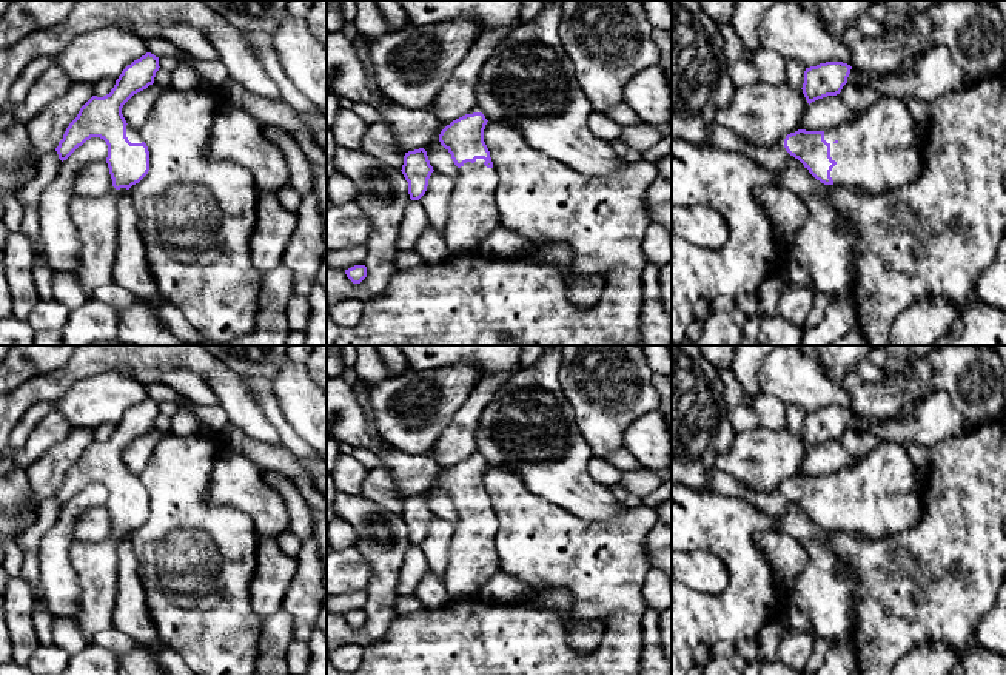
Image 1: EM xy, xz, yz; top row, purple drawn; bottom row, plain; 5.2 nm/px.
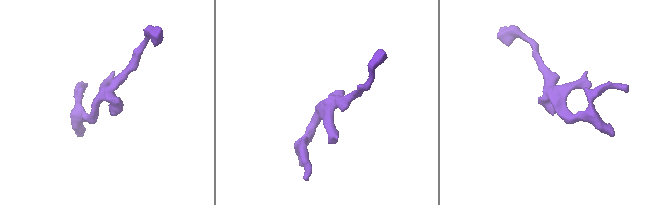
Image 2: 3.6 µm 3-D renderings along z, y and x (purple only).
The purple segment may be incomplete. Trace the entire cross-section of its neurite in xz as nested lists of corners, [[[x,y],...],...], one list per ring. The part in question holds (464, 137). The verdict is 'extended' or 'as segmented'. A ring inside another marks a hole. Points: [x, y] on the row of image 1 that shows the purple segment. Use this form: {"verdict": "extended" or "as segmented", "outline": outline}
{"verdict": "extended", "outline": [[[482,112],[465,114],[441,134],[441,145],[458,166],[444,231],[451,253],[478,251],[499,225],[496,208],[498,173],[484,142],[487,119]]]}

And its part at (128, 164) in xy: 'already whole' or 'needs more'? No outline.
needs more

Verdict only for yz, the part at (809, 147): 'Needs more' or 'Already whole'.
Needs more

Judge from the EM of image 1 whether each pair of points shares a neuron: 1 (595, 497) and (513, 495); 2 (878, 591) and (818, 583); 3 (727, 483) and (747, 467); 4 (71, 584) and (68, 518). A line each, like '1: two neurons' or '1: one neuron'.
1: two neurons
2: two neurons
3: two neurons
4: one neuron

